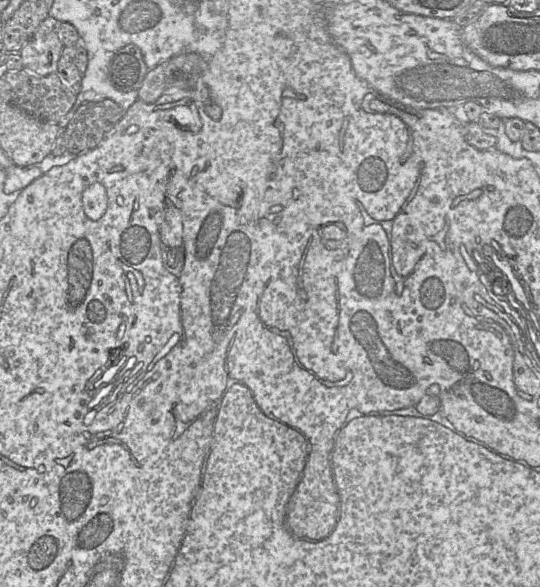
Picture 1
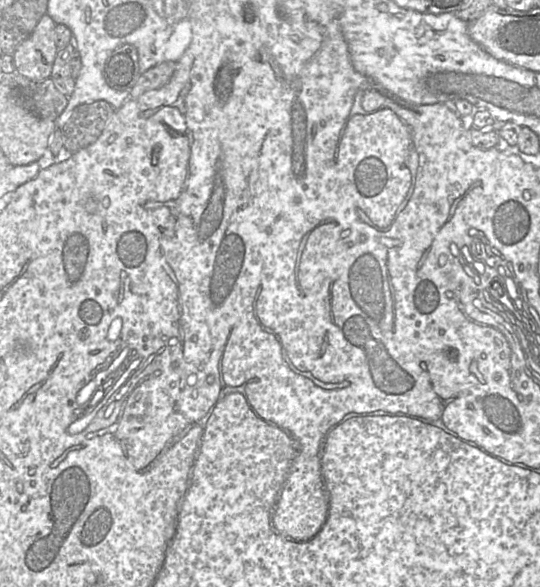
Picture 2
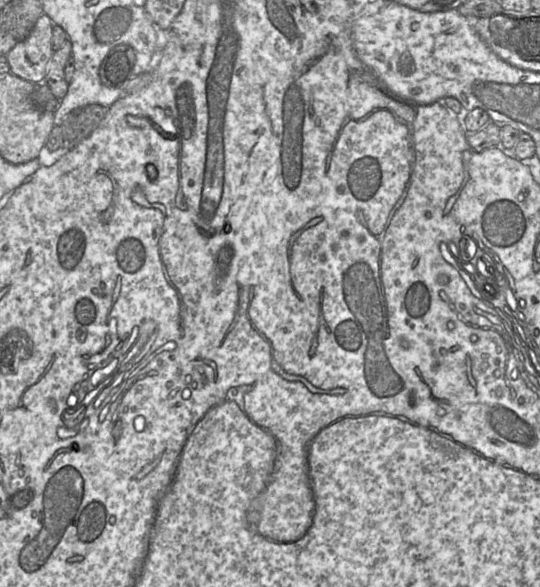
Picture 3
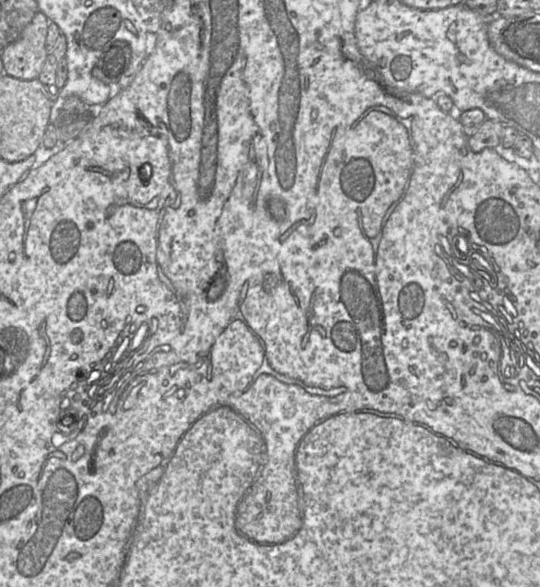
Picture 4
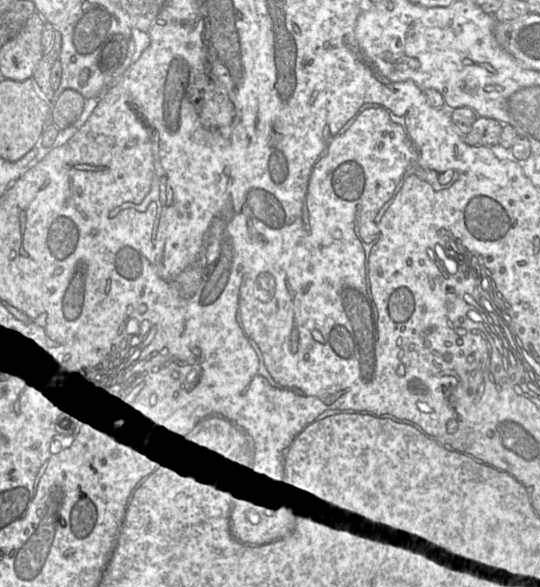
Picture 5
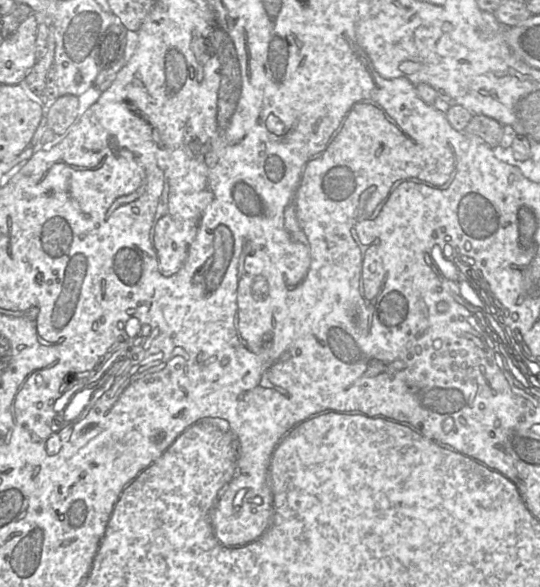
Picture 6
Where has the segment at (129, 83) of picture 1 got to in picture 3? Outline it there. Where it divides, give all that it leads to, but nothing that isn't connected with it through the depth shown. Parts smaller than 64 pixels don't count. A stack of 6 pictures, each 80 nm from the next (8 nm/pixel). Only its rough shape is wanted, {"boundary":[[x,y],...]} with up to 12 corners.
{"boundary":[[112,48],[99,67],[101,83],[123,89],[133,78],[134,49]]}

